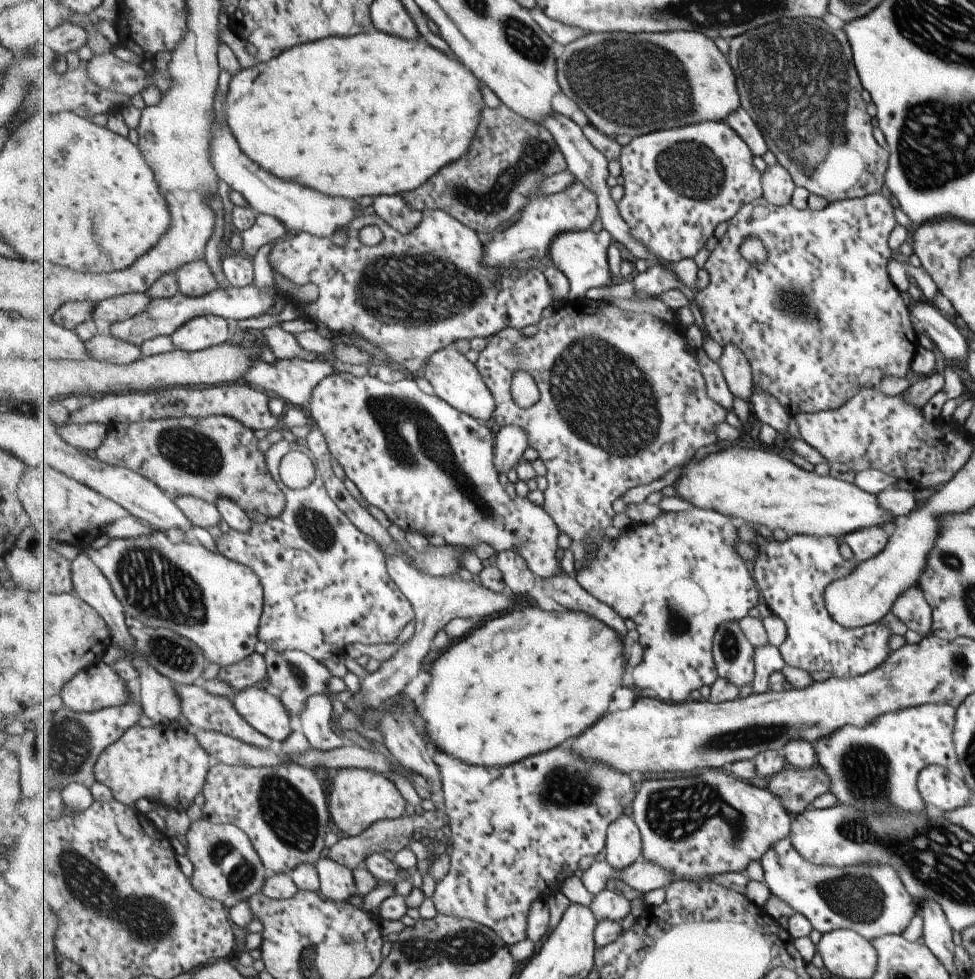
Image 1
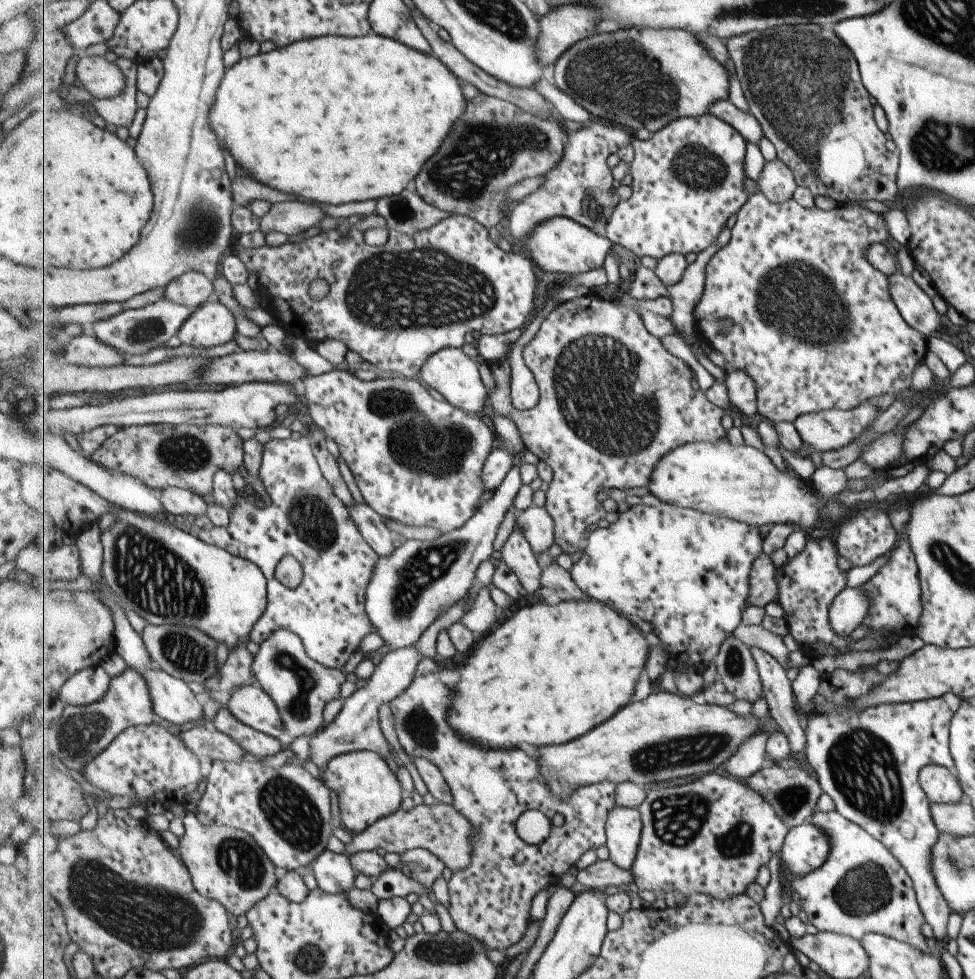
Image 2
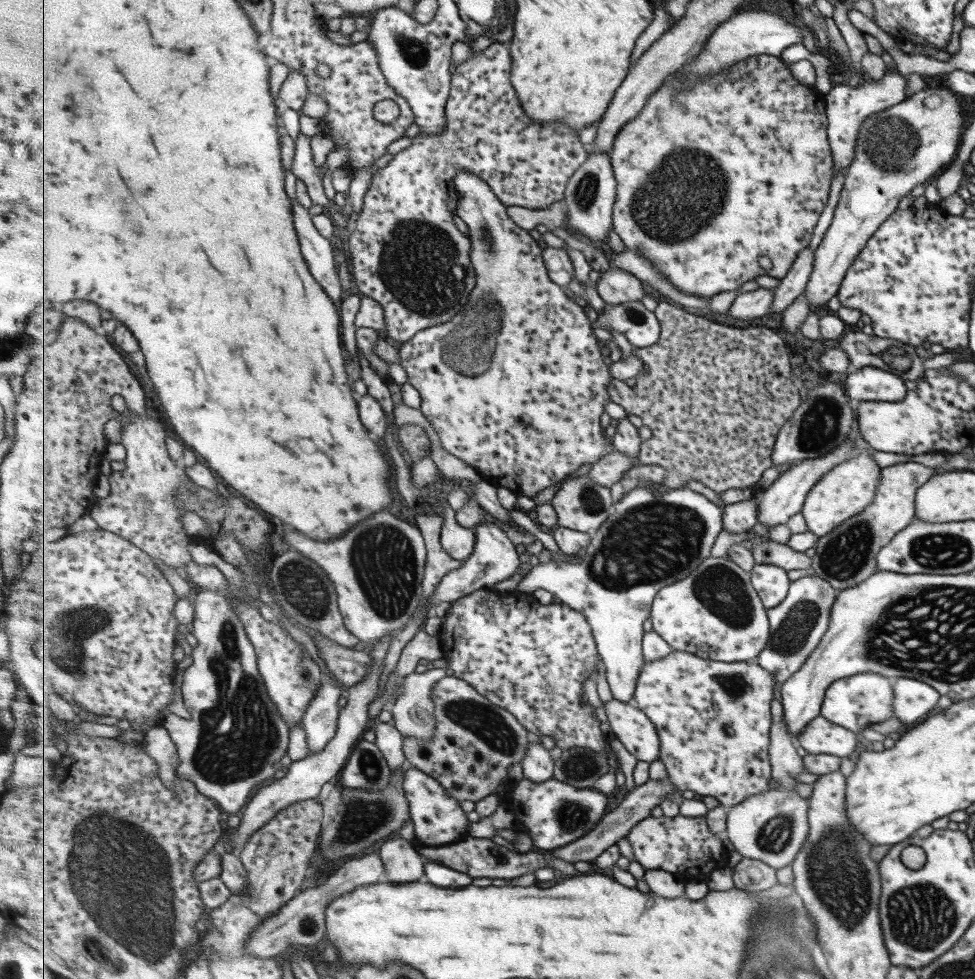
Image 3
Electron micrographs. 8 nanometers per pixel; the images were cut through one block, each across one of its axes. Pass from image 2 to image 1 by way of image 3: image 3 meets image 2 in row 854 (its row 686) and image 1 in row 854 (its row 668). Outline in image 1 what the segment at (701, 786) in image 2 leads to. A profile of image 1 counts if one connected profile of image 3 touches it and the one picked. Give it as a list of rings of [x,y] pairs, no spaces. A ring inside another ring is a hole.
[[[717,769],[691,778],[649,780],[637,793],[632,809],[632,818],[640,826],[644,841],[643,855],[649,862],[671,872],[675,881],[704,881],[727,872],[744,872],[753,860],[761,860],[773,844],[790,836],[794,823],[783,801],[767,786],[743,781]]]

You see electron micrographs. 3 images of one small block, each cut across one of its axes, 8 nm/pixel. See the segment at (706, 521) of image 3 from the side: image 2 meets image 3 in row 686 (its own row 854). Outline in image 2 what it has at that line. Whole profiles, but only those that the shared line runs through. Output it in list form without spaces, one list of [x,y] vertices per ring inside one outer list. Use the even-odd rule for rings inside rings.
[[[616,806],[609,813],[606,823],[609,858],[625,870],[636,862],[644,830],[639,807]]]

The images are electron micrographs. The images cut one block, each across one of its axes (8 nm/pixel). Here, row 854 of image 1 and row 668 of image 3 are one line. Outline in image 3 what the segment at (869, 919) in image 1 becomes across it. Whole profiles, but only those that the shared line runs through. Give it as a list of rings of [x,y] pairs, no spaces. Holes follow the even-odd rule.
[[[803,576],[792,582],[789,595],[779,606],[768,609],[771,622],[771,638],[765,650],[757,659],[765,670],[772,671],[782,685],[788,678],[799,672],[801,666],[813,653],[831,623],[831,610],[835,599],[835,589],[817,576]]]

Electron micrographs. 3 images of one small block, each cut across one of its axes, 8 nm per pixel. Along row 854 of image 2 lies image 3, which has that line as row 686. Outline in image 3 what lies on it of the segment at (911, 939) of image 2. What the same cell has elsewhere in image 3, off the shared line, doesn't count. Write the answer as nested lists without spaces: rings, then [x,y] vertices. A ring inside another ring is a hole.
[[[872,672],[856,674],[850,677],[833,680],[821,699],[819,715],[829,722],[837,723],[839,726],[857,733],[869,724],[883,722],[894,716],[892,711],[892,700],[894,692],[890,679],[881,674]]]

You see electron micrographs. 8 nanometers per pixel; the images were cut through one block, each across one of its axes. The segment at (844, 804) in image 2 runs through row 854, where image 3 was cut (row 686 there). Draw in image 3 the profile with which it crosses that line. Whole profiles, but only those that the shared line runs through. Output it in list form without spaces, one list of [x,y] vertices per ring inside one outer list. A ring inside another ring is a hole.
[[[896,678],[890,679],[890,683],[894,692],[892,711],[894,717],[903,724],[925,718],[925,714],[937,704],[938,692],[924,682],[912,678]]]

